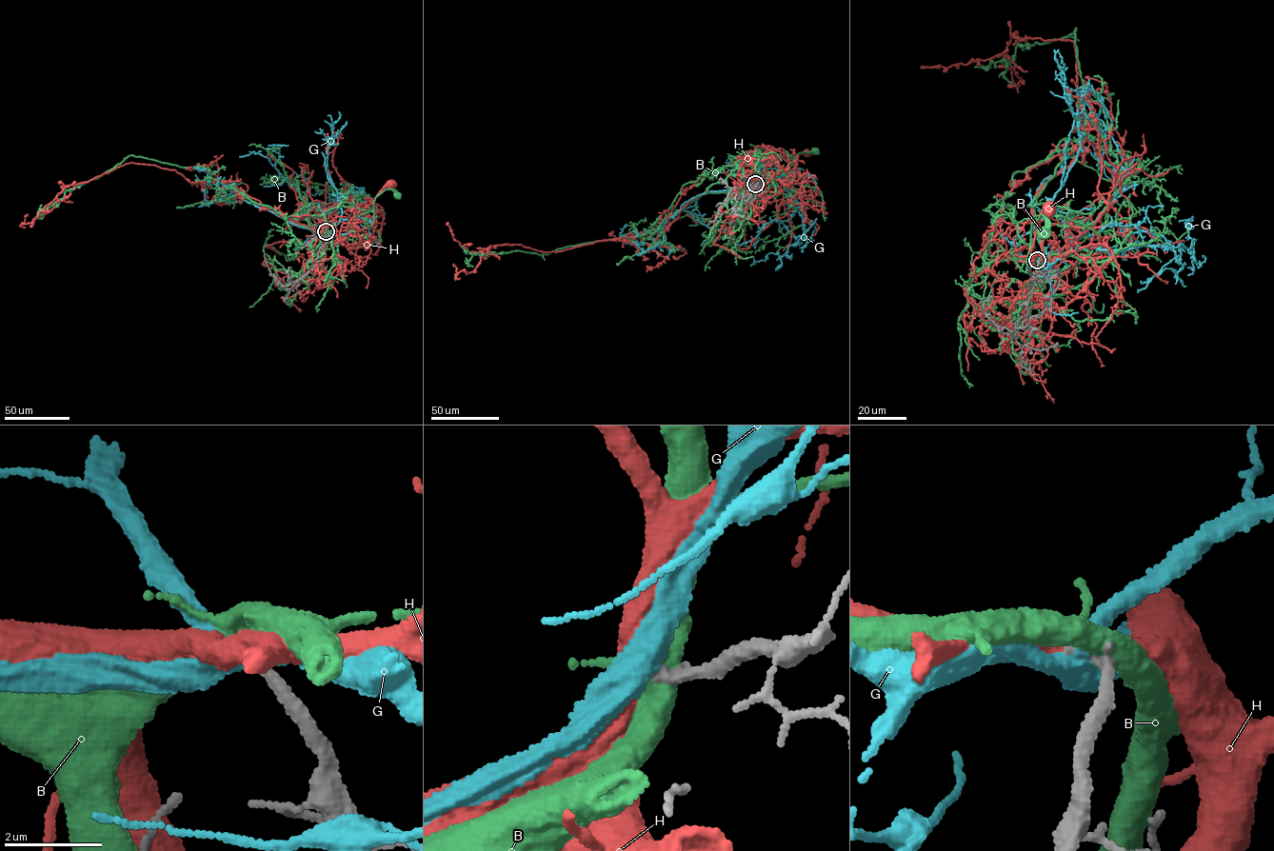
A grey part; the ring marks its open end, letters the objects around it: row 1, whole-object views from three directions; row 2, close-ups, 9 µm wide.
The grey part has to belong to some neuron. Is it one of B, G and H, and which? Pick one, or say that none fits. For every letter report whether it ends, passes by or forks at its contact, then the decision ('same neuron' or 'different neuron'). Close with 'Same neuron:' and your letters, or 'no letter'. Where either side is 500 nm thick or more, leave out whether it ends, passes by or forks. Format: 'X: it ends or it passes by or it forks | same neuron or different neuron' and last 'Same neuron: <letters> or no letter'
B: it forks | different neuron
G: it forks | same neuron
H: different neuron
Same neuron: G

